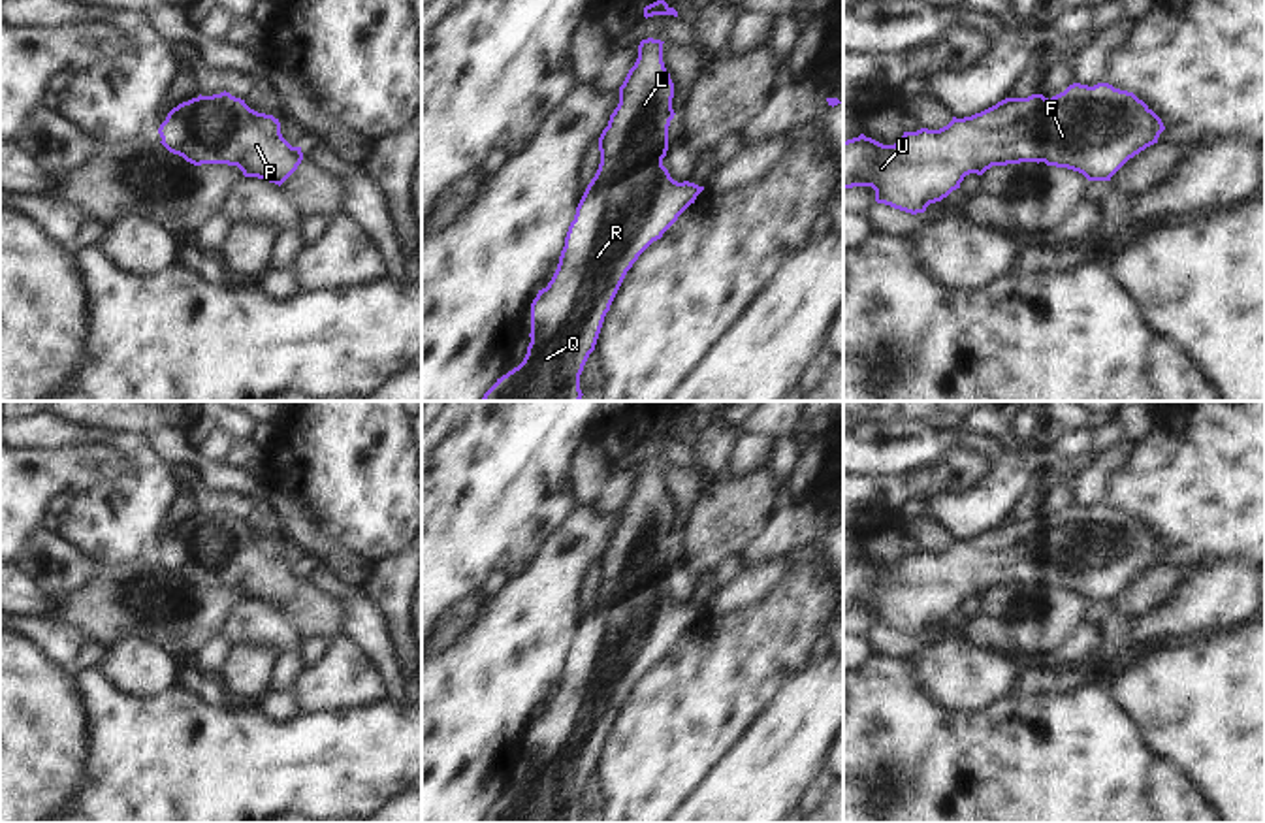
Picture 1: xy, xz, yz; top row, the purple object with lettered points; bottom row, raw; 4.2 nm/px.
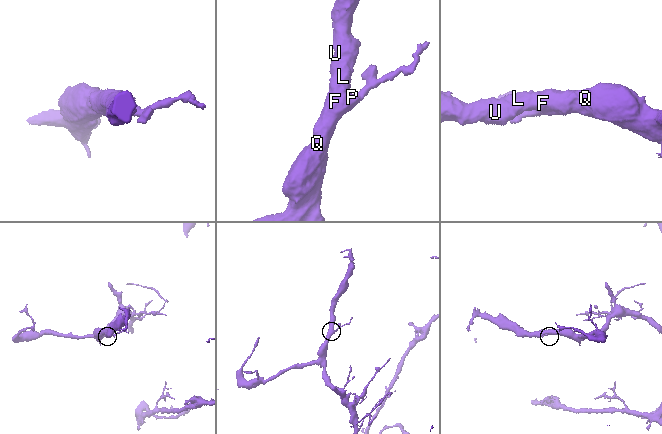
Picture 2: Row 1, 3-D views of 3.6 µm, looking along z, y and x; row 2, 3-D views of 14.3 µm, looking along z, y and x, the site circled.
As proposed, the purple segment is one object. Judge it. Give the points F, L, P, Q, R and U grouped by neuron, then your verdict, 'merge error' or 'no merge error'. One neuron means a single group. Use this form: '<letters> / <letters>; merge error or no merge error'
F L P Q R U; no merge error

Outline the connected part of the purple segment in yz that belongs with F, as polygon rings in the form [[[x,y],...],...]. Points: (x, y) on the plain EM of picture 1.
[[[1073,505],[1050,522],[1043,516],[1005,520],[971,539],[939,550],[904,554],[894,567],[860,556],[843,563],[843,612],[872,608],[875,623],[917,637],[960,610],[966,597],[983,597],[992,588],[1045,584],[1082,595],[1088,603],[1111,599],[1135,576],[1158,565],[1165,552],[1161,541],[1133,514],[1109,505],[1094,508]]]

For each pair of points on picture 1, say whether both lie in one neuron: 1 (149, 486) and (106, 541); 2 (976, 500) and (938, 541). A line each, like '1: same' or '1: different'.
1: same
2: different

